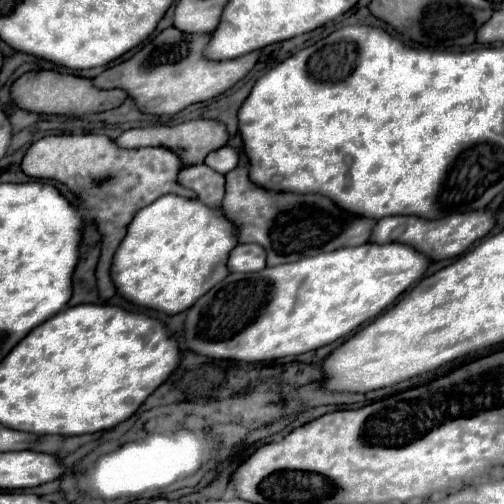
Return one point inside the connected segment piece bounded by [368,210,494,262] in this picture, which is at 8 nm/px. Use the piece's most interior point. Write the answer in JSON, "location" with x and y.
{"location":[450,236]}

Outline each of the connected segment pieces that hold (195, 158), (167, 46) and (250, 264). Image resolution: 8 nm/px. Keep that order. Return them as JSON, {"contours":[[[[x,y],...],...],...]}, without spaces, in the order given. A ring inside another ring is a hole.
{"contours":[[[[190,120],[182,122],[178,126],[148,126],[148,128],[134,128],[122,132],[114,144],[120,148],[144,148],[144,146],[160,146],[160,148],[170,148],[184,166],[196,166],[202,164],[208,152],[224,146],[228,140],[226,126],[216,122],[216,120]]],[[[166,28],[152,42],[144,44],[132,58],[112,68],[106,68],[102,74],[92,78],[92,82],[100,90],[108,90],[108,88],[124,90],[128,98],[132,98],[138,110],[144,114],[156,114],[156,116],[178,114],[190,104],[216,98],[224,90],[232,88],[252,70],[252,66],[260,56],[260,52],[250,52],[234,60],[210,62],[202,56],[208,40],[210,34],[184,34],[176,28]]],[[[238,244],[228,256],[230,272],[258,272],[266,266],[266,252],[260,244]]]]}

